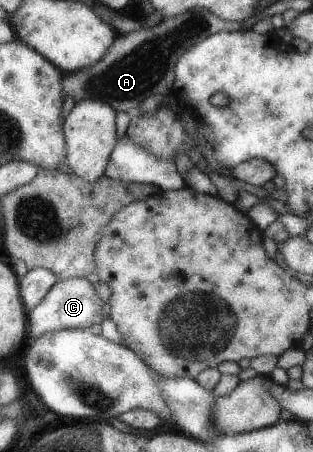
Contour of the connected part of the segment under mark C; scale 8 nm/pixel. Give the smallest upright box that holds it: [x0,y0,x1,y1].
[26,277,104,340]

